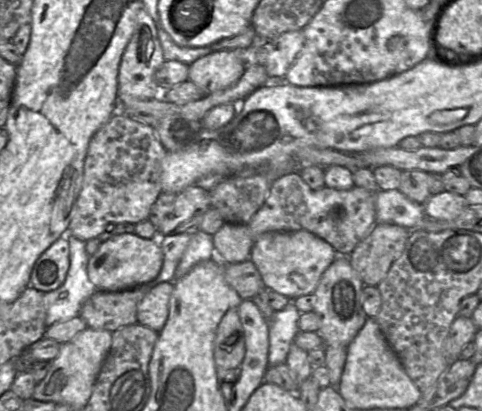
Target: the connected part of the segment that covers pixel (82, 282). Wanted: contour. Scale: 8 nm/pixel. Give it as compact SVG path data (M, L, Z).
M66 236L70 249L70 266L66 279L58 289L43 293L47 327L78 317L83 304L98 291L87 274L90 256L85 241Z

